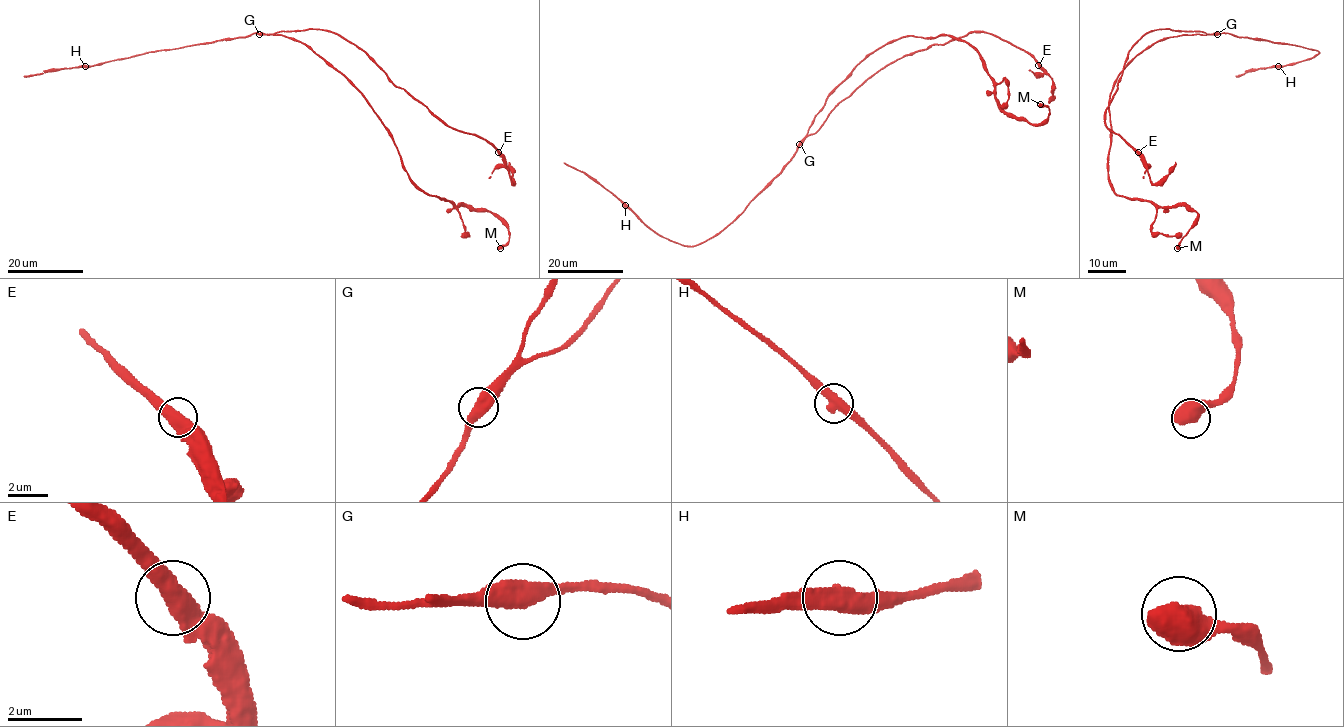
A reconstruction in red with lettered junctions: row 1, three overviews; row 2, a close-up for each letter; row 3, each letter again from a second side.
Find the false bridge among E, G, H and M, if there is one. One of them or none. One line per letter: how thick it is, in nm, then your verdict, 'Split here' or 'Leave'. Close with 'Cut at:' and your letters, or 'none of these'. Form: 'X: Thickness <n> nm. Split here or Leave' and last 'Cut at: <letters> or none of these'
E: Thickness 500 nm. Leave
G: Thickness 500 nm. Leave
H: Thickness 500 nm. Leave
M: Thickness 550 nm. Leave
Cut at: none of these

